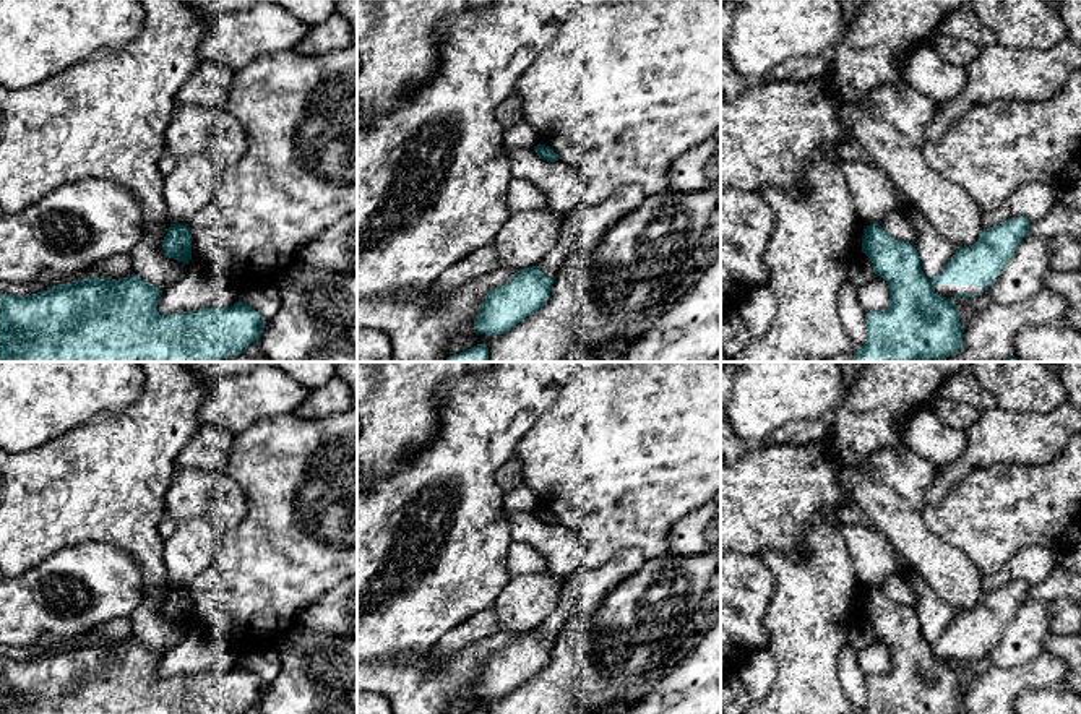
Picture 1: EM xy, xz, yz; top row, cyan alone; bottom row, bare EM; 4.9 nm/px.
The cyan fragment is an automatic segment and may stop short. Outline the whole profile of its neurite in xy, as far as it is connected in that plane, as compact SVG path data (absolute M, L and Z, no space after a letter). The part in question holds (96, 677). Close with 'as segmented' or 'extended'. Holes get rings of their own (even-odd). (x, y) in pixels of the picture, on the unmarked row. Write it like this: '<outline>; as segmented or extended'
M135 636L120 644L86 641L31 659L0 657L0 714L247 714L261 701L263 680L243 667L161 678L162 651Z; as segmented

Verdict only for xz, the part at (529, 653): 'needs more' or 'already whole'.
already whole

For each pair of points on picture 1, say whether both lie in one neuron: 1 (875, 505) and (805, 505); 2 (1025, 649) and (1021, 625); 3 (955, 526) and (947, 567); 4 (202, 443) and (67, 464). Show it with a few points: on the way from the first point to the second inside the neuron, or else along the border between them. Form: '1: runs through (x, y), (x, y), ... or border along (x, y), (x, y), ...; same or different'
1: border along (867, 466), (838, 474), (852, 502); different
2: runs through (1023, 643), (1023, 632); same
3: border along (922, 520), (979, 570); different
4: border along (203, 425), (179, 453), (176, 468); different

